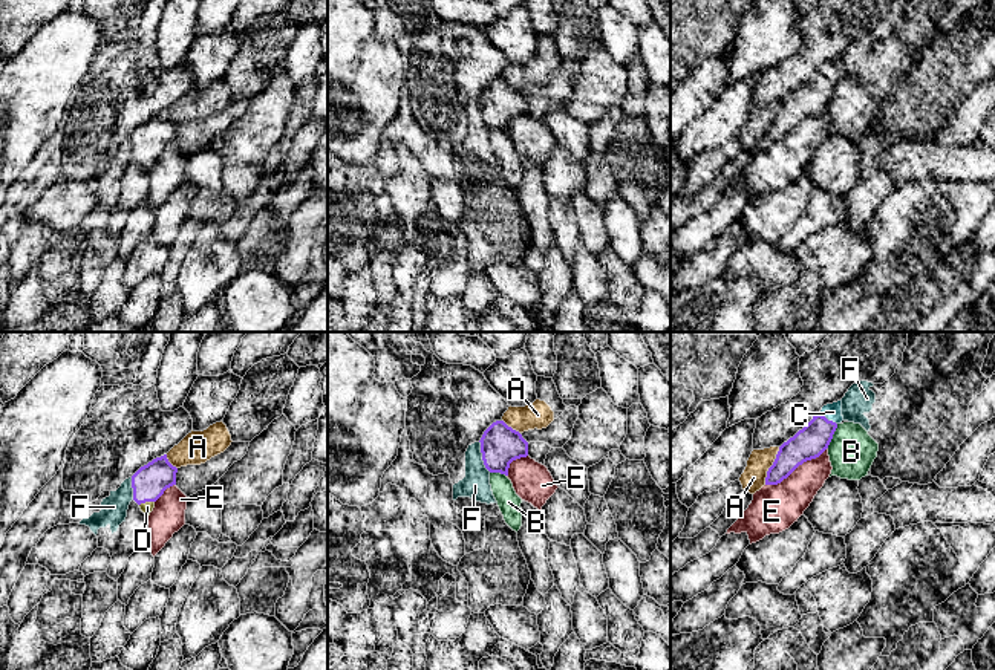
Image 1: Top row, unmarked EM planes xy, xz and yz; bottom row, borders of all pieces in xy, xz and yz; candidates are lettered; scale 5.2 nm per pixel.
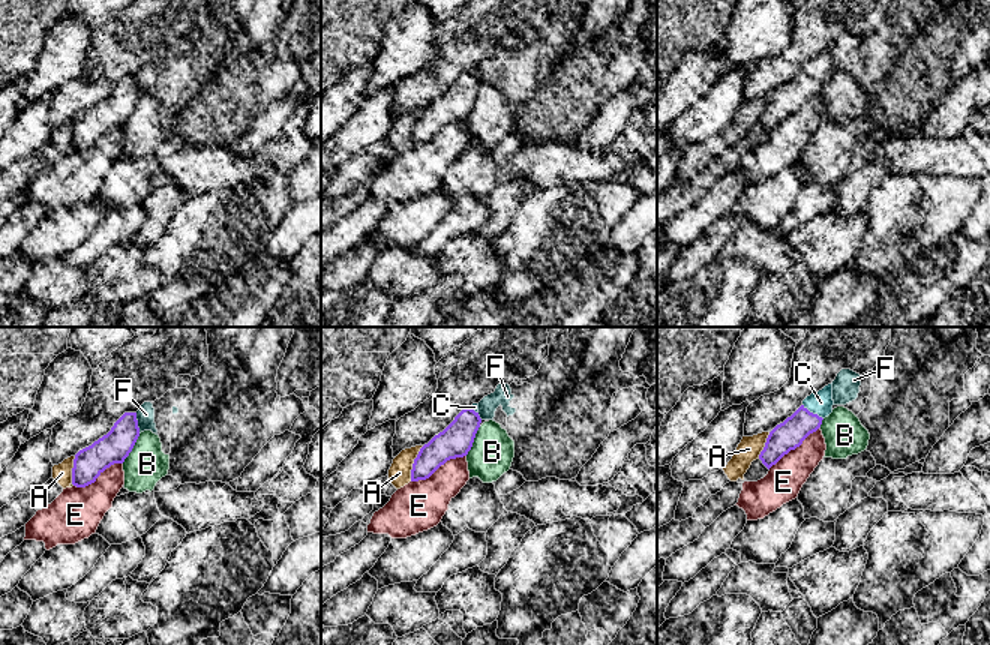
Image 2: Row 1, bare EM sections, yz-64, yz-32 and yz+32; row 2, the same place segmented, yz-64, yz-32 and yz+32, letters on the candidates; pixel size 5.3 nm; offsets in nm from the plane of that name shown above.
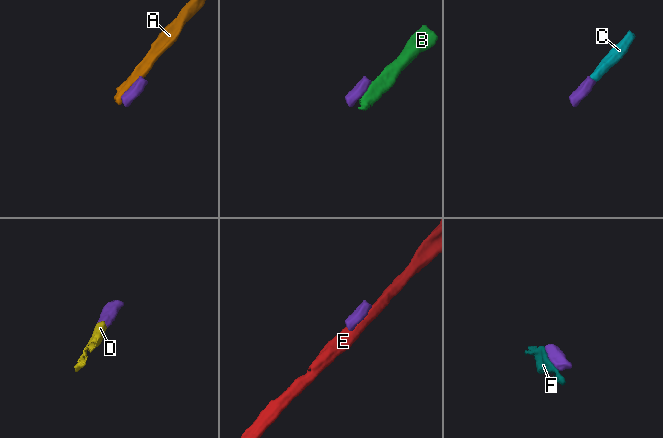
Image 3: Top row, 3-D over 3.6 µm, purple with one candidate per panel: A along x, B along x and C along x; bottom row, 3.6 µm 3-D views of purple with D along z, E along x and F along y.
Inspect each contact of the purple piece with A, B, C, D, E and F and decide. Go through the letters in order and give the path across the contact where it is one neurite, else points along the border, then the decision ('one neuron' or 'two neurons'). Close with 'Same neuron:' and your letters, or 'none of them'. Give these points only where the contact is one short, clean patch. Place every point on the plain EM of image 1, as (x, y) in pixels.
A: two neurons
B: border along yz (838, 81), (827, 104); two neurons
C: runs through yz (813, 97), (827, 77), (833, 69); one neuron
D: runs through xy (149, 139), (146, 158), (147, 164); one neuron
E: two neurons
F: two neurons
Same neuron: C, D

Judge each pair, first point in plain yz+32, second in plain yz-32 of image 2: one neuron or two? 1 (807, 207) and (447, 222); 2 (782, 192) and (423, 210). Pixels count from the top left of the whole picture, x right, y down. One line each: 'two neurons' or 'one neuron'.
1: one neuron
2: one neuron

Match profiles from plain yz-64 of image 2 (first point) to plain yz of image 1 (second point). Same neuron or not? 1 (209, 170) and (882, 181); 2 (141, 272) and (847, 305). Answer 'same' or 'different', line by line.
1: different
2: different

